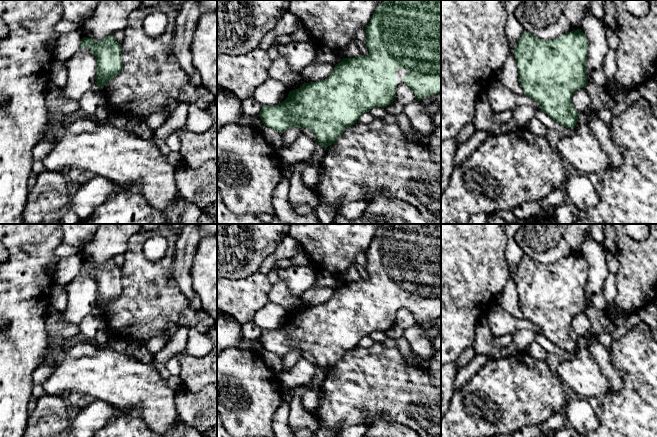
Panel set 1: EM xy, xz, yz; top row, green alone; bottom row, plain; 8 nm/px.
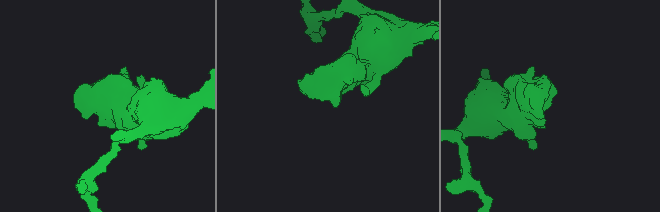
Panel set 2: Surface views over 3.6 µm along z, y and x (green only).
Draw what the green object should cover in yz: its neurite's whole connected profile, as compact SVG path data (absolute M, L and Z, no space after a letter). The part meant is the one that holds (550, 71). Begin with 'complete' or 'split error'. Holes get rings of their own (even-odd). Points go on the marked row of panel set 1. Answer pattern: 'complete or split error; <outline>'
complete; M524 30L513 54L524 94L535 100L540 109L558 124L575 128L579 115L572 96L588 84L585 67L588 40L582 30L570 31L554 40L543 40Z

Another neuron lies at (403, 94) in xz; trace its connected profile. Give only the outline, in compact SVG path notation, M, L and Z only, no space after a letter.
M402 83L396 89L395 100L402 103L403 105L408 105L415 102L417 98L410 87Z

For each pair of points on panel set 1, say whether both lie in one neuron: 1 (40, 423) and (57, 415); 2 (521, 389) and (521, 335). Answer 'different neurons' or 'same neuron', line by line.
1: same neuron
2: different neurons

